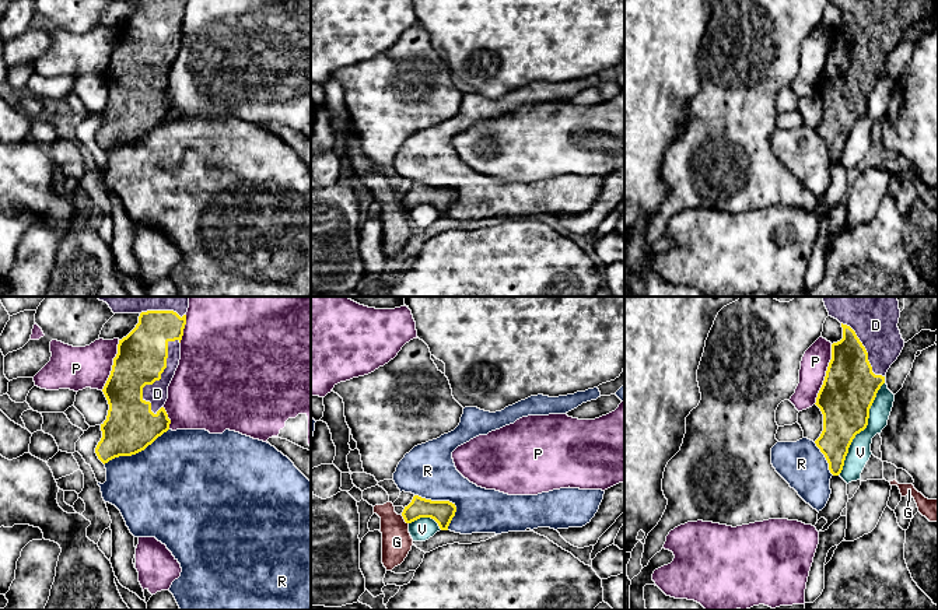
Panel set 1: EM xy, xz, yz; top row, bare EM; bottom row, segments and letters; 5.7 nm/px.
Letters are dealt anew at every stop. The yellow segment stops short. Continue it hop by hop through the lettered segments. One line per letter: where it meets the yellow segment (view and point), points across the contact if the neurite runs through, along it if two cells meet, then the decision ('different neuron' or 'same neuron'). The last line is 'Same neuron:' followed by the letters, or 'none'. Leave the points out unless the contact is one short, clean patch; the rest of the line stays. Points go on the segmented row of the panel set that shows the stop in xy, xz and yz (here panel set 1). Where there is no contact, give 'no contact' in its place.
D: xy (160, 378) | same neuron
G: xz (403, 518) | along xz (401, 515), (408, 523) | different neuron
P: yz (826, 374) | different neuron
R: xz (447, 501) | different neuron
V: yz (865, 427) | different neuron
Same neuron: D

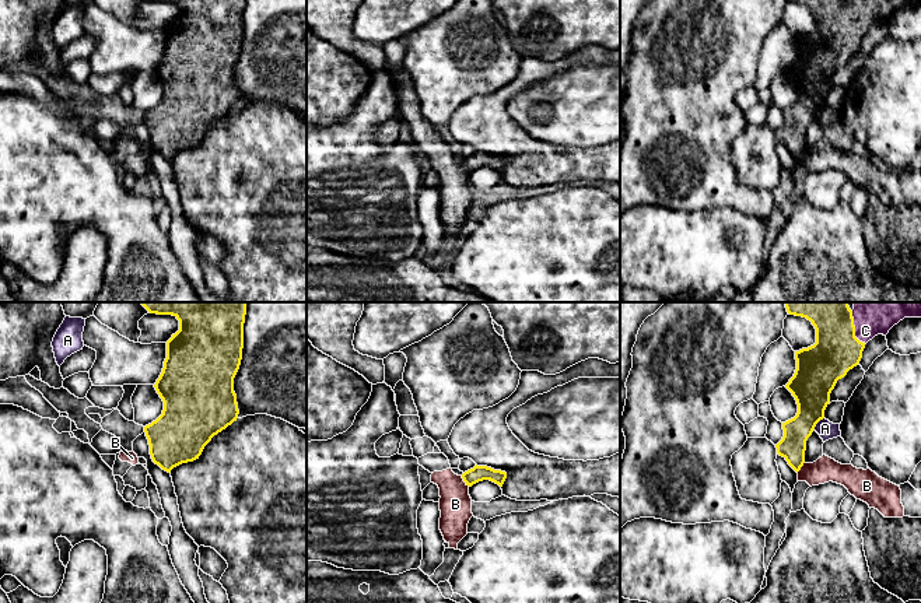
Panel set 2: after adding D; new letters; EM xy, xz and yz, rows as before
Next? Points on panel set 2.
A: yz (816, 423) | along yz (823, 417), (812, 430) | different neuron
B: xz (465, 481) | along xz (461, 476), (469, 486) | different neuron
C: yz (854, 329) | same neuron
Same neuron: C

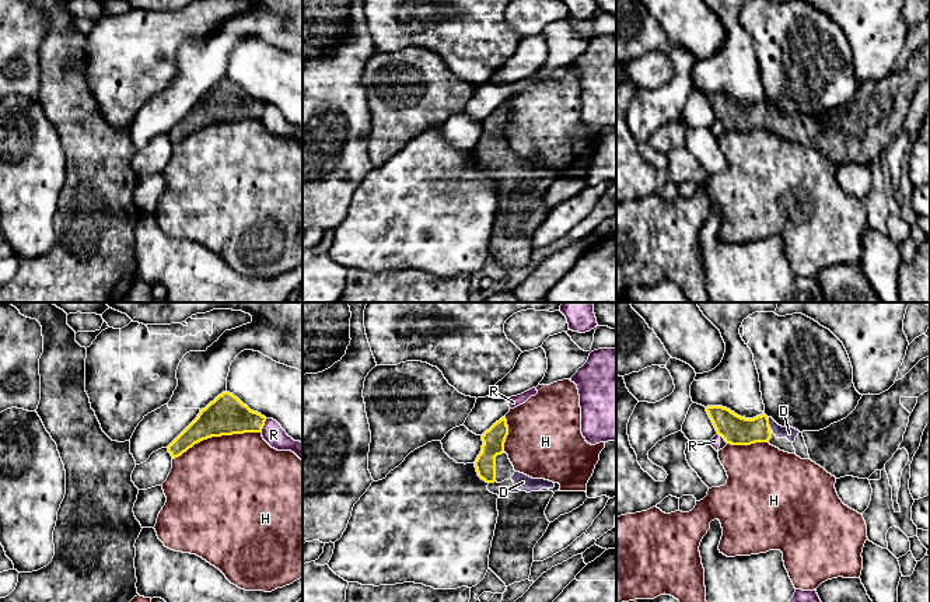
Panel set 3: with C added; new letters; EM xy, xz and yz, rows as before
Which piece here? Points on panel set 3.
D: yz (768, 423) | across yz (736, 430), (757, 430), (768, 423), (779, 431), (789, 433) | same neuron
H: xy (216, 436) | different neuron
R: xy (264, 424) | different neuron
Same neuron: D

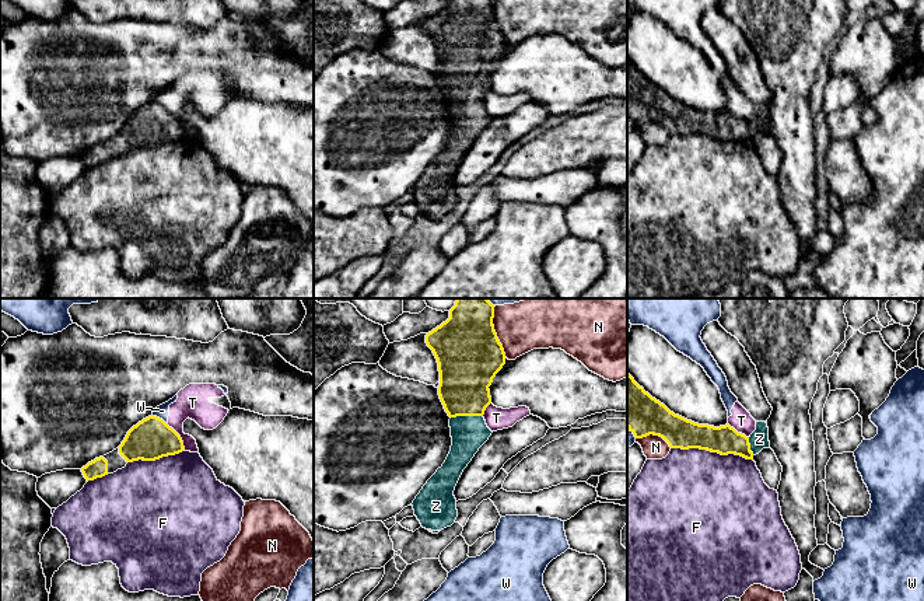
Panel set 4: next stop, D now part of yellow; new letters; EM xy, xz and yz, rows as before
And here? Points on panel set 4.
F: yz (711, 451) | different neuron
N: xz (494, 332) | different neuron
T: xy (179, 436) | along xy (167, 423), (179, 436), (185, 448) | different neuron
W: xy (158, 418) | different neuron
Z: xz (466, 415) | across xz (466, 371), (466, 415), (469, 433) | same neuron
Same neuron: Z

